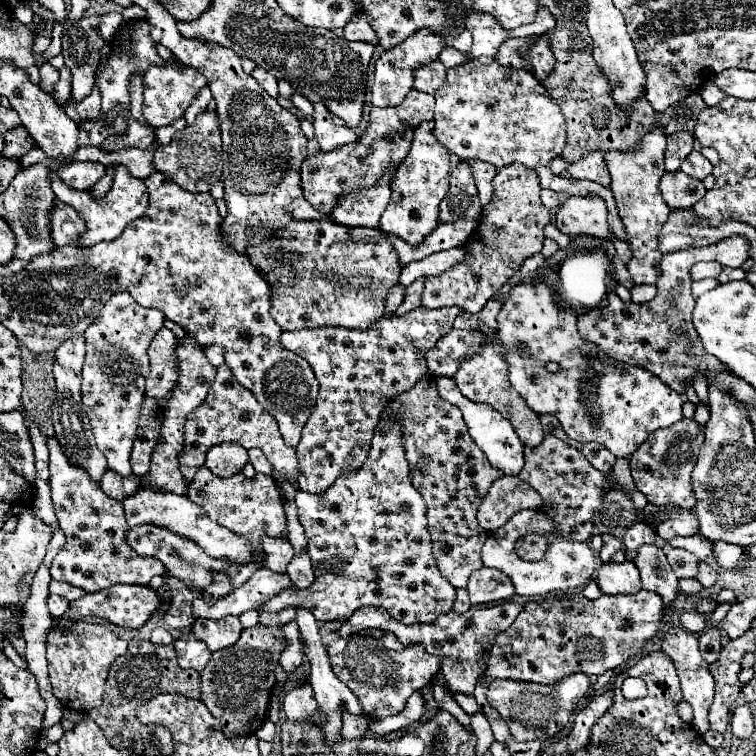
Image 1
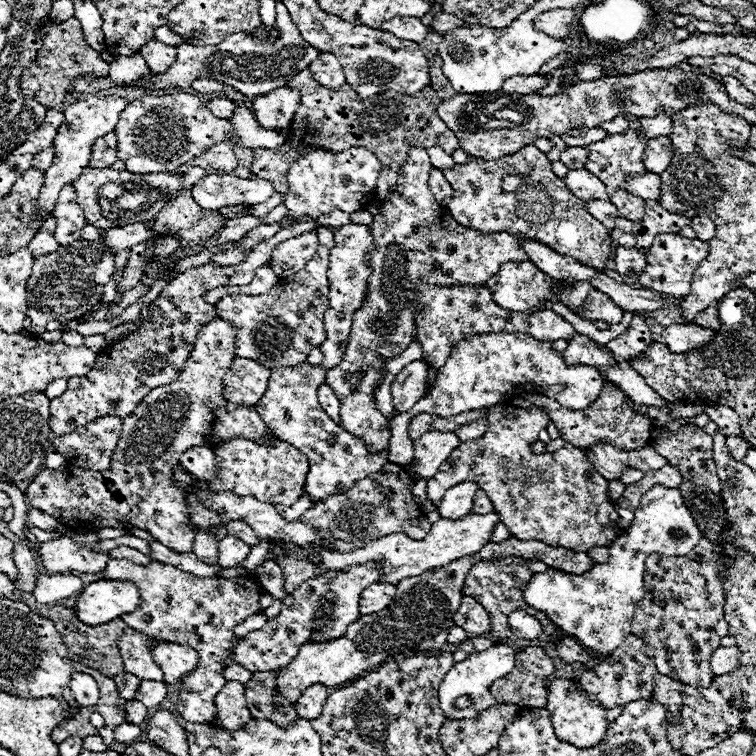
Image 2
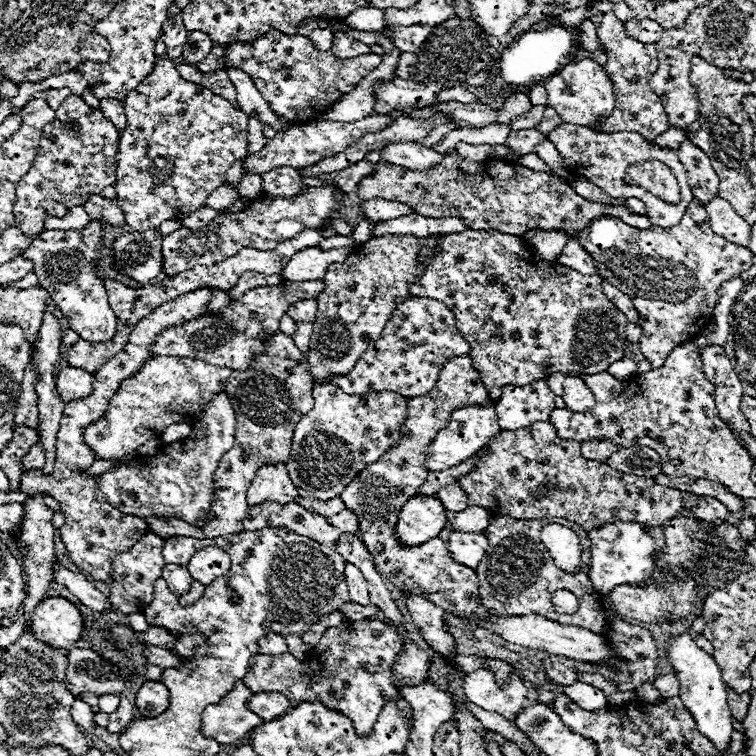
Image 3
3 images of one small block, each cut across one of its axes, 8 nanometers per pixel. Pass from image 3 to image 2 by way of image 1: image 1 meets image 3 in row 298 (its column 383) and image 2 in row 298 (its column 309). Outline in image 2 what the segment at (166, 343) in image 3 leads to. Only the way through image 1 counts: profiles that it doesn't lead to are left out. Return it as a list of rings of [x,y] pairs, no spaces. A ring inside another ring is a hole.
[[[318,228],[318,256],[306,264],[298,276],[280,280],[268,294],[246,296],[226,294],[216,312],[222,320],[234,324],[236,332],[236,356],[250,356],[266,368],[282,368],[282,364],[302,364],[314,346],[326,340],[324,312],[328,310],[328,256],[334,246],[334,232],[330,228]]]

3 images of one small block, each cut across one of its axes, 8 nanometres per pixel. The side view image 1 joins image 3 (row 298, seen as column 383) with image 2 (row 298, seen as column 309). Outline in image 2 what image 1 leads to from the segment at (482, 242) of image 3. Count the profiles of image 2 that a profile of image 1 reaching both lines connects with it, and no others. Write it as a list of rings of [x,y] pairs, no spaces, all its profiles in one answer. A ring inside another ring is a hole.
[[[530,260],[522,264],[504,264],[502,272],[498,276],[492,276],[486,286],[492,290],[492,300],[508,310],[514,312],[534,312],[540,306],[540,300],[554,300],[550,294],[550,286],[556,286],[554,280],[550,280],[546,274],[542,274]],[[592,290],[578,316],[582,316],[588,322],[602,320],[606,324],[618,324],[622,320],[622,308],[618,308],[606,294]]]

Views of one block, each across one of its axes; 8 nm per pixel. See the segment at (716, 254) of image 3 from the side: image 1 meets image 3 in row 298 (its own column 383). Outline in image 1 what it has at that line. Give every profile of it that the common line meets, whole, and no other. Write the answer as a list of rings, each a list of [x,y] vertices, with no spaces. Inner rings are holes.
[[[364,630],[348,638],[338,638],[328,646],[334,674],[360,698],[368,718],[378,720],[398,714],[414,690],[424,688],[440,670],[440,658],[424,652],[422,646],[402,646],[394,634],[384,630]]]

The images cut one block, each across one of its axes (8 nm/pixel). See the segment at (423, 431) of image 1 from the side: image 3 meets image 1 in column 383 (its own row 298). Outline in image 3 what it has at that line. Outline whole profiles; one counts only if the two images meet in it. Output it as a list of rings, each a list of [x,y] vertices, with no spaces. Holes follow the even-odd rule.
[[[412,298],[402,302],[392,318],[386,322],[382,336],[372,348],[368,348],[358,364],[346,376],[332,376],[328,382],[350,394],[370,392],[398,392],[400,396],[424,396],[438,380],[442,364],[450,356],[468,354],[468,344],[456,328],[454,314],[430,298]]]

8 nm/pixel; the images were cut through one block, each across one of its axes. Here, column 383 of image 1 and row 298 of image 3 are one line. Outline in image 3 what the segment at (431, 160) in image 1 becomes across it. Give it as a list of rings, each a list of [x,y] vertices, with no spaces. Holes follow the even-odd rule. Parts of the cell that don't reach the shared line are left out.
[[[212,288],[214,290],[214,300],[210,302],[210,306],[208,306],[208,314],[212,314],[212,312],[220,312],[224,306],[228,306],[232,300],[230,300],[230,296],[228,296],[228,292],[224,292],[224,290],[220,290],[220,288]]]

